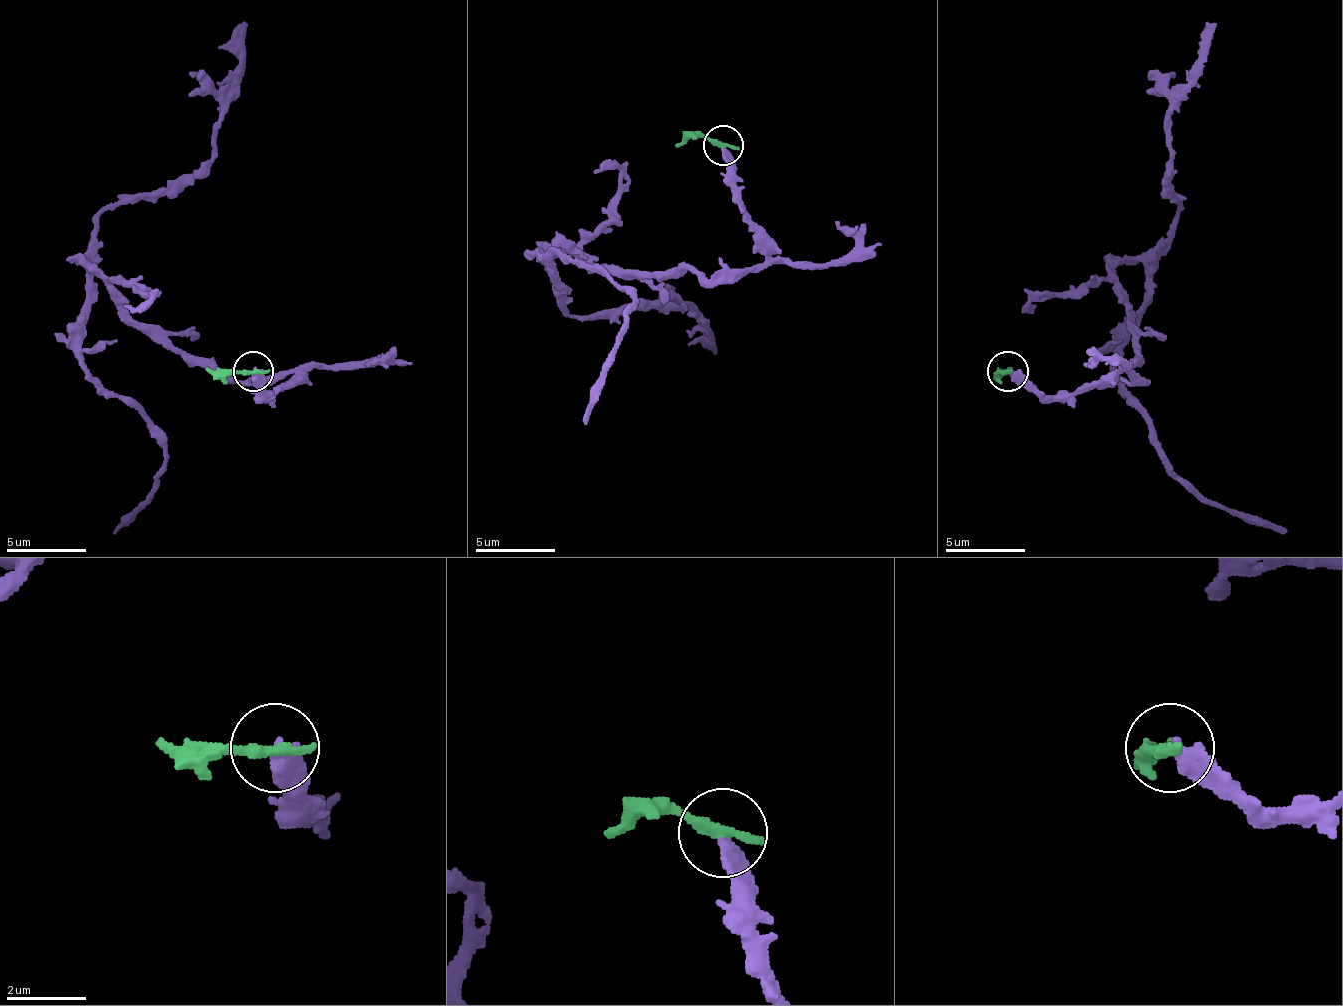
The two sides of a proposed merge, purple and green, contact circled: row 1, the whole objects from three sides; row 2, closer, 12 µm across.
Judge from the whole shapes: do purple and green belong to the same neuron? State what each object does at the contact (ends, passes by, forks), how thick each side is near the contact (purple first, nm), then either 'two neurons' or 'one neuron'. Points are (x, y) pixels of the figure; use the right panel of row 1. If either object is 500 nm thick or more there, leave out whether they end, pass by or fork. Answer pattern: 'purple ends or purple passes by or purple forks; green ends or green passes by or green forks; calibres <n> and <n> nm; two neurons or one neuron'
purple ends; green ends; calibres 380 and 360 nm; two neurons

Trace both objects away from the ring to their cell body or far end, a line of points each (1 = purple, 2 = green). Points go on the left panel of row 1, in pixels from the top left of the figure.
1: (252, 372), (272, 396), (296, 372), (232, 384), (188, 364), (83, 259), (87, 368), (164, 460), (116, 532)
2: (252, 372), (216, 372), (204, 368)

